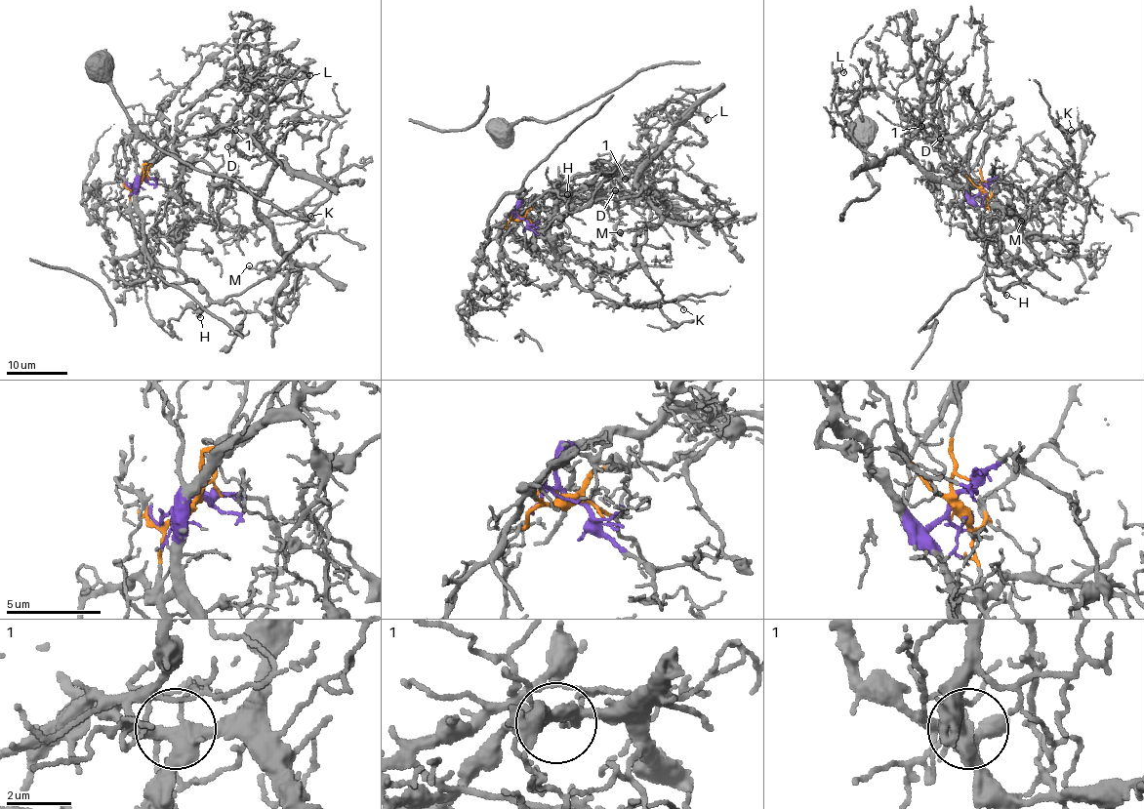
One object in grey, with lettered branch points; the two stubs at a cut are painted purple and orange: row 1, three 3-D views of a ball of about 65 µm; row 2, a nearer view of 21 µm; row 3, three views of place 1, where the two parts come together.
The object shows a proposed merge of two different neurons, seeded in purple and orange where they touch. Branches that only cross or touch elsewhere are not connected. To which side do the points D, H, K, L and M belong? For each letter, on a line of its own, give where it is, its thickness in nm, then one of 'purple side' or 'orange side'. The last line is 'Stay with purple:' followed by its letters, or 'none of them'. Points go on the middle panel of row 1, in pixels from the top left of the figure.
D: (615, 190) | 120 nm | orange side
H: (567, 194) | 160 nm | purple side
K: (683, 309) | 150 nm | purple side
L: (708, 119) | 110 nm | orange side
M: (620, 232) | 120 nm | orange side
Stay with purple: H, K

